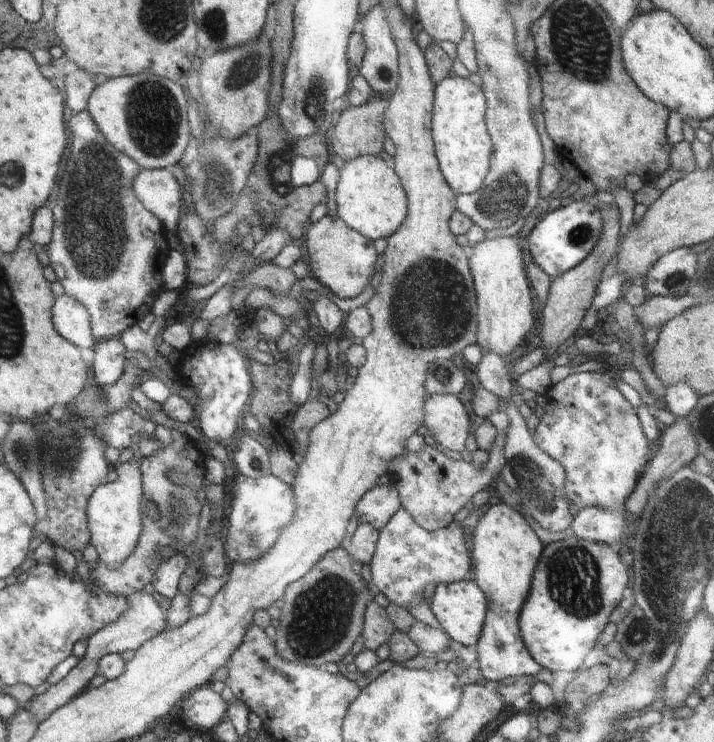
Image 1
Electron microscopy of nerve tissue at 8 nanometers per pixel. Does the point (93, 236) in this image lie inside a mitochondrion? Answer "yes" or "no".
yes

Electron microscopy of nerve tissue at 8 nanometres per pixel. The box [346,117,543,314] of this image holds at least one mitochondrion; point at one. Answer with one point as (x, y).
(507, 196)

